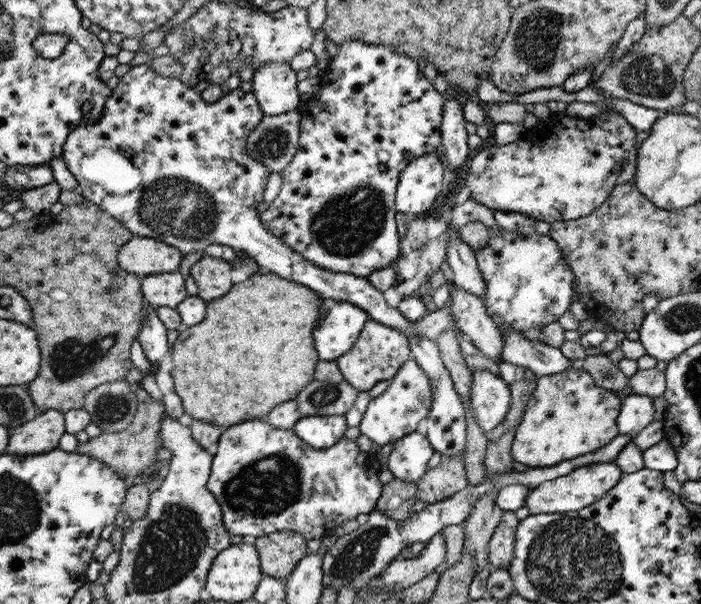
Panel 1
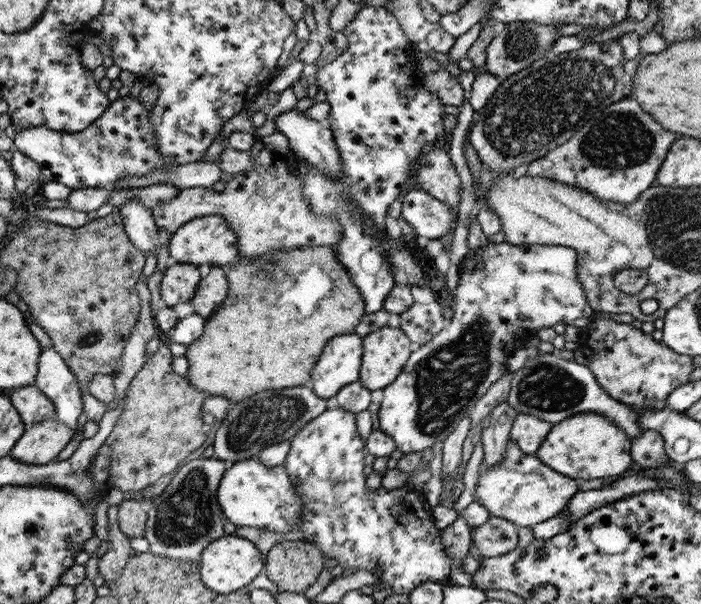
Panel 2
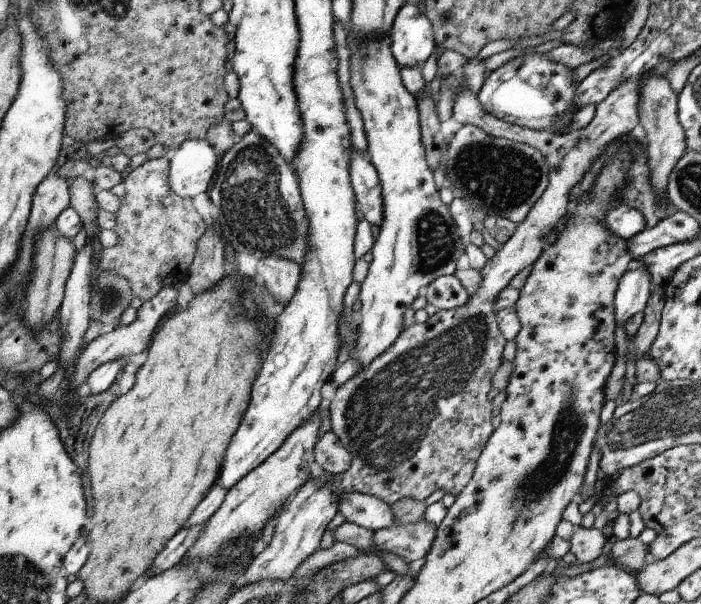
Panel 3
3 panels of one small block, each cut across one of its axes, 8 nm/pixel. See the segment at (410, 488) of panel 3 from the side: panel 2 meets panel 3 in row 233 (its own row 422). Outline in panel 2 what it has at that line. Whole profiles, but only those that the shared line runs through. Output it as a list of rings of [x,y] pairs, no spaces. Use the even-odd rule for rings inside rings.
[[[520,413],[510,430],[510,440],[516,442],[522,452],[536,455],[553,426],[553,424],[539,420],[534,416]]]

